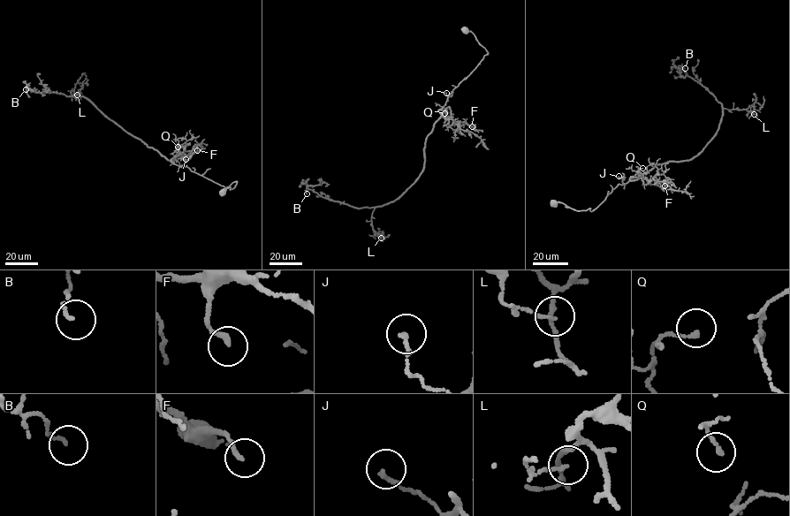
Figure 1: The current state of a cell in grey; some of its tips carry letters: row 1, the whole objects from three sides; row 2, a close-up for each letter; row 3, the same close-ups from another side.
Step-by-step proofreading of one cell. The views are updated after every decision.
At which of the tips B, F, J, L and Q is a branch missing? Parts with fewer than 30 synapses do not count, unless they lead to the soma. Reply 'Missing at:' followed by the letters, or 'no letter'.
Missing at: no letter

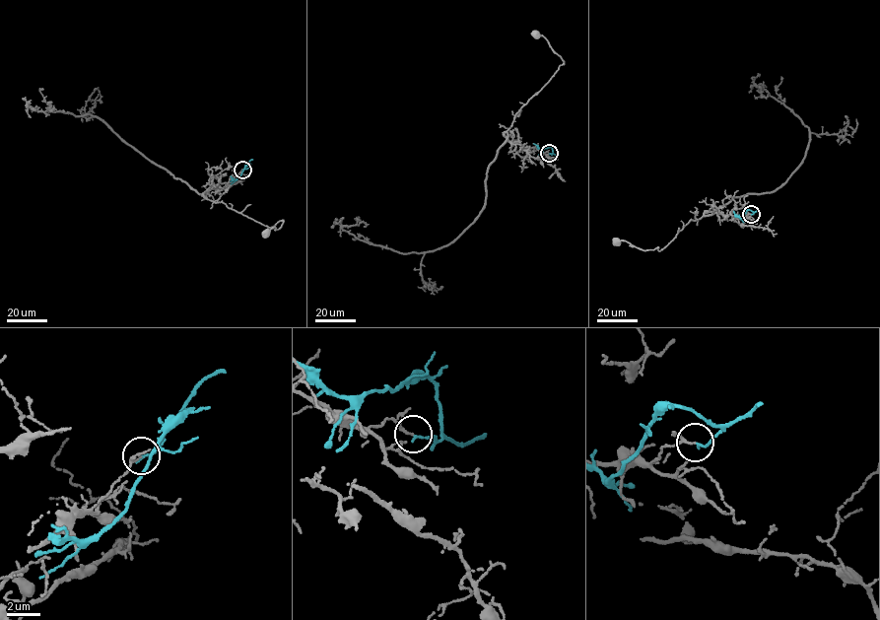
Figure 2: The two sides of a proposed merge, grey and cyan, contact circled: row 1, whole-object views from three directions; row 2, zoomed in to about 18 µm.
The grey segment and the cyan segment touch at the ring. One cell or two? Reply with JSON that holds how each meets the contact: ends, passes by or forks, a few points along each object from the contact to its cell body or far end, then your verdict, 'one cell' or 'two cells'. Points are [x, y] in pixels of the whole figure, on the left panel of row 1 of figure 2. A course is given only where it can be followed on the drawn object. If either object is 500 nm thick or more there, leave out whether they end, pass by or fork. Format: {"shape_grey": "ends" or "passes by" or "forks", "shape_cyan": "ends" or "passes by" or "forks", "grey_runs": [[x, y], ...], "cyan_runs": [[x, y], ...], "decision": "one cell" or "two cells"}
{"shape_grey": "passes by", "shape_cyan": "ends", "grey_runs": [[242, 170], [204, 196], [268, 227], [283, 221], [277, 230], [274, 227], [266, 234]], "cyan_runs": [[242, 170], [248, 164], [236, 179], [230, 176]], "decision": "two cells"}

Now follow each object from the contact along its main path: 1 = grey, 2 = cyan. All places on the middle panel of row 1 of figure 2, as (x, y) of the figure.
1: (549, 153), (534, 147), (522, 148), (504, 134), (516, 112), (564, 62), (545, 37), (536, 34)
2: (549, 153), (552, 154), (552, 147), (539, 148), (533, 143)

